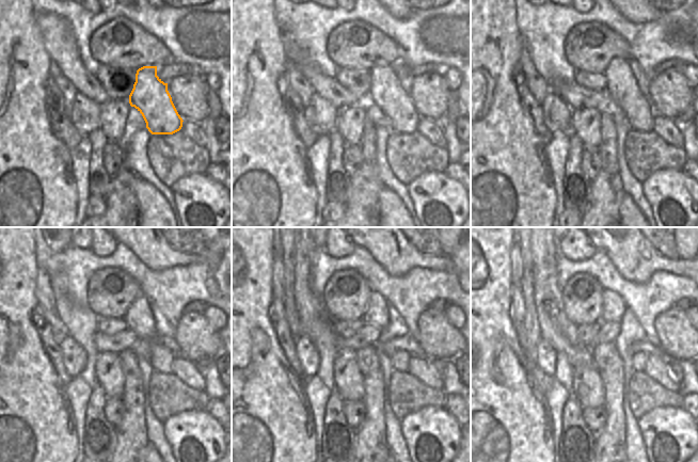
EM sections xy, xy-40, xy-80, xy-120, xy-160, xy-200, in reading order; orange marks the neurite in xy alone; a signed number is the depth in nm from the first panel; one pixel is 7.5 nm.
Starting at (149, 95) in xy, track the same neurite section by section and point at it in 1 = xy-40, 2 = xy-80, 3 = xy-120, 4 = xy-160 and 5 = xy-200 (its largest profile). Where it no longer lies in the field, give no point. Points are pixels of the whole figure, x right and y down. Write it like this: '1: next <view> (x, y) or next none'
1: next xy-40 (386, 92)
2: next xy-80 (621, 84)
3: next xy-120 (139, 317)
4: next xy-160 (377, 313)
5: next xy-200 (614, 307)

